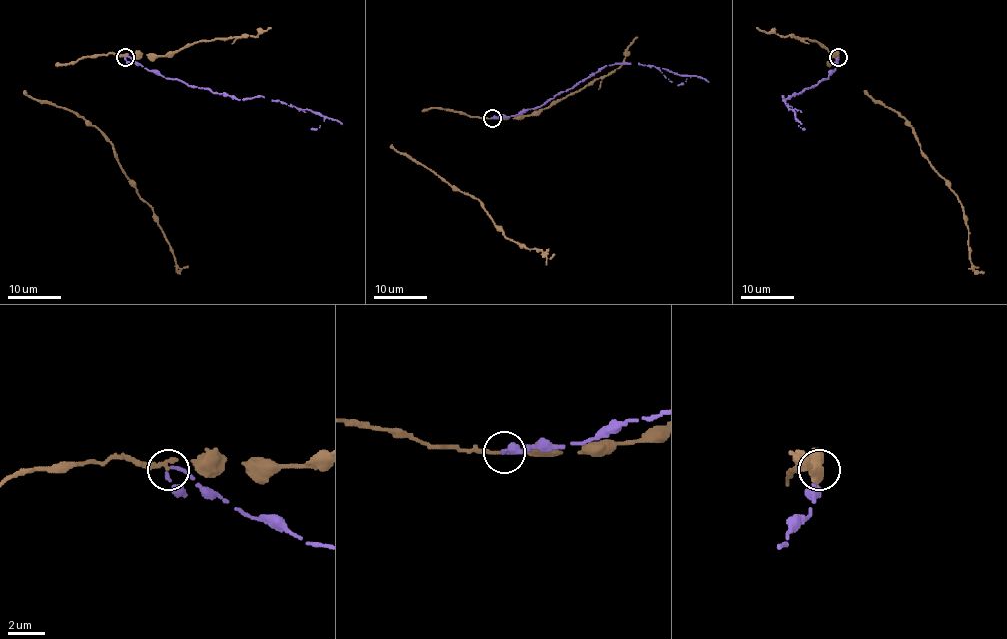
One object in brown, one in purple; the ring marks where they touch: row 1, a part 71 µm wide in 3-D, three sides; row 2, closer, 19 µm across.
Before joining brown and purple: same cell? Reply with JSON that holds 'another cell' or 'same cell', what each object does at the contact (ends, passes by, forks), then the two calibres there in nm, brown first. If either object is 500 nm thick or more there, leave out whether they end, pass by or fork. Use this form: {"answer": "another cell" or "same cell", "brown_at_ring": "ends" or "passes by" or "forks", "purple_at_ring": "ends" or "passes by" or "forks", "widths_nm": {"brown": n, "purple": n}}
{"answer": "another cell", "brown_at_ring": "ends", "purple_at_ring": "passes by", "widths_nm": {"brown": 280, "purple": 150}}

